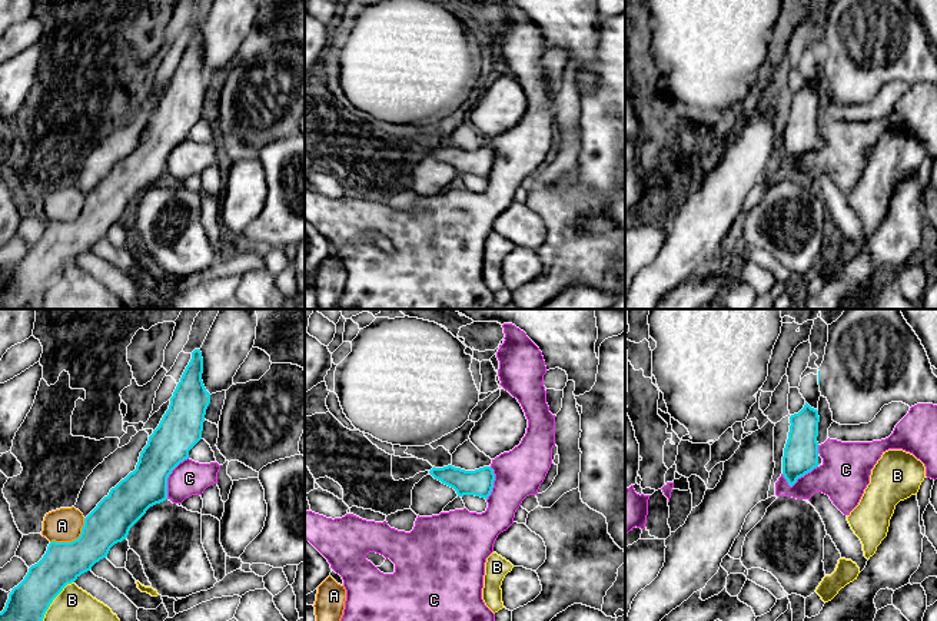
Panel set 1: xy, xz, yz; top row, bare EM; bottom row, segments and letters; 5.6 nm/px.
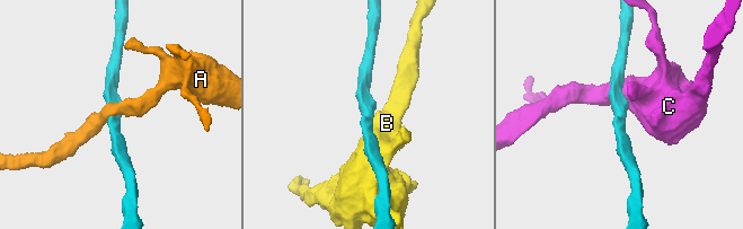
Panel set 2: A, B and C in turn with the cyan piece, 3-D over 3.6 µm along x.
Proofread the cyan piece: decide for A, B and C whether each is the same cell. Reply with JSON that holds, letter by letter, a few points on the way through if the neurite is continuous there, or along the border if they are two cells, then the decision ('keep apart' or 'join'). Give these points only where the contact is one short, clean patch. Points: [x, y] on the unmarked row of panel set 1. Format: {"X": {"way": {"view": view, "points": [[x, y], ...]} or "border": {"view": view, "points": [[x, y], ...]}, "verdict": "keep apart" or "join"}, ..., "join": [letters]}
{"A": {"verdict": "keep apart"}, "B": {"verdict": "keep apart"}, "C": {"verdict": "join"}, "join": ["C"]}

